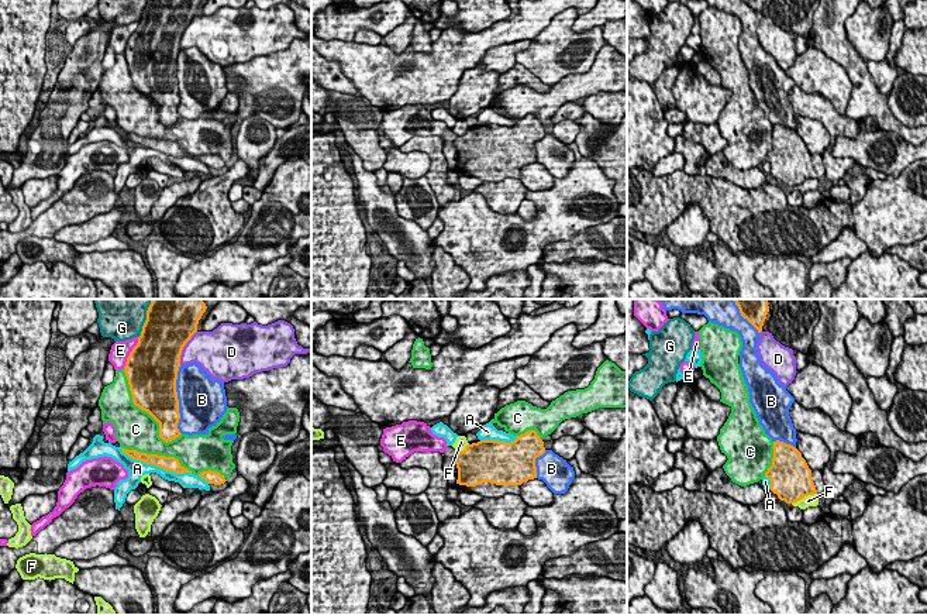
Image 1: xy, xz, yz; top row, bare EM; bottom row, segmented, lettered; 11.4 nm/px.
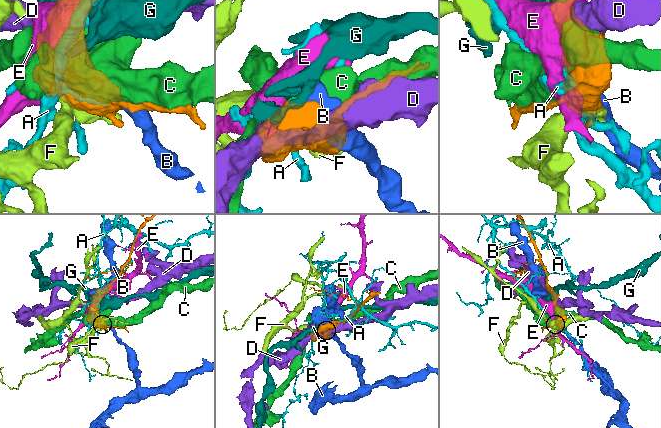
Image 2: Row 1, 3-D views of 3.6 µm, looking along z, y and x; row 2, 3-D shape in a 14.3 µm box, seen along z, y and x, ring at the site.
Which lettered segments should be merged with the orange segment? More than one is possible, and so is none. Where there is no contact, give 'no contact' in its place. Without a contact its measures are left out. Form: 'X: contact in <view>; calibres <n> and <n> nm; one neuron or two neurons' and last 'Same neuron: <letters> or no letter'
A: contact in xy; calibres 160 and 200 nm; two neurons
B: contact in xy; calibres 460 and 480 nm; two neurons
C: contact in xy; calibres 500 and 480 nm; two neurons
D: contact in xy; calibres 500 and 380 nm; two neurons
E: contact in xy; calibres 500 and 220 nm; two neurons
F: contact in yz; calibres 480 and 130 nm; two neurons
G: contact in xy; calibres 480 and 280 nm; two neurons
Same neuron: no letter

